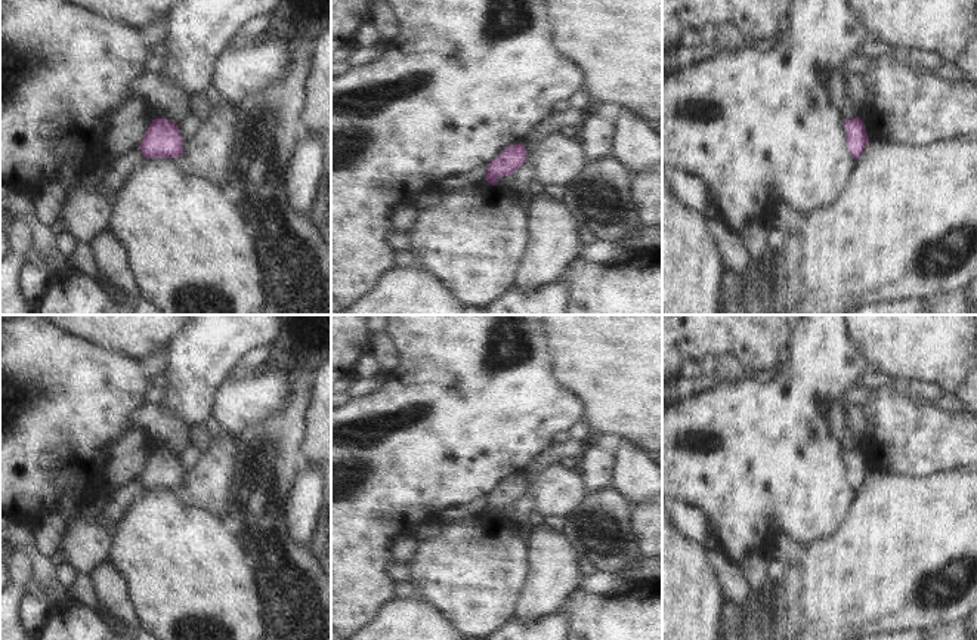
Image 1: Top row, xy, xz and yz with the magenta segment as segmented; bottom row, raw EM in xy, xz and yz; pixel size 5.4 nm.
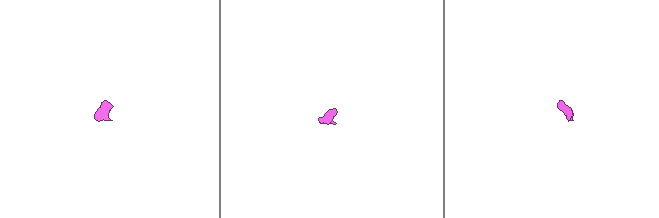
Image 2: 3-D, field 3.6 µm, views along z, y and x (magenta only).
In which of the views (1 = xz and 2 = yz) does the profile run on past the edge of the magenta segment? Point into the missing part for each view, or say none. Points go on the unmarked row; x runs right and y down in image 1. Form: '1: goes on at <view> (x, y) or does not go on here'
1: does not go on here
2: does not go on here

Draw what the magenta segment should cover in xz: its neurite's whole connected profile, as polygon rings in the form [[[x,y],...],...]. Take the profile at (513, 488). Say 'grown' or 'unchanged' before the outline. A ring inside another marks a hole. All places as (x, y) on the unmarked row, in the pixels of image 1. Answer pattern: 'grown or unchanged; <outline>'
unchanged; [[[523,474],[514,477],[505,477],[505,482],[500,485],[498,489],[494,489],[486,498],[486,513],[498,516],[497,511],[504,507],[513,505],[520,497],[526,494],[526,485]]]

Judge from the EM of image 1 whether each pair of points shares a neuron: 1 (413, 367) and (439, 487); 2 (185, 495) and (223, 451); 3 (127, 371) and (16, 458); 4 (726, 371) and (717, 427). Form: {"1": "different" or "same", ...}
{"1": "same", "2": "same", "3": "same", "4": "different"}

